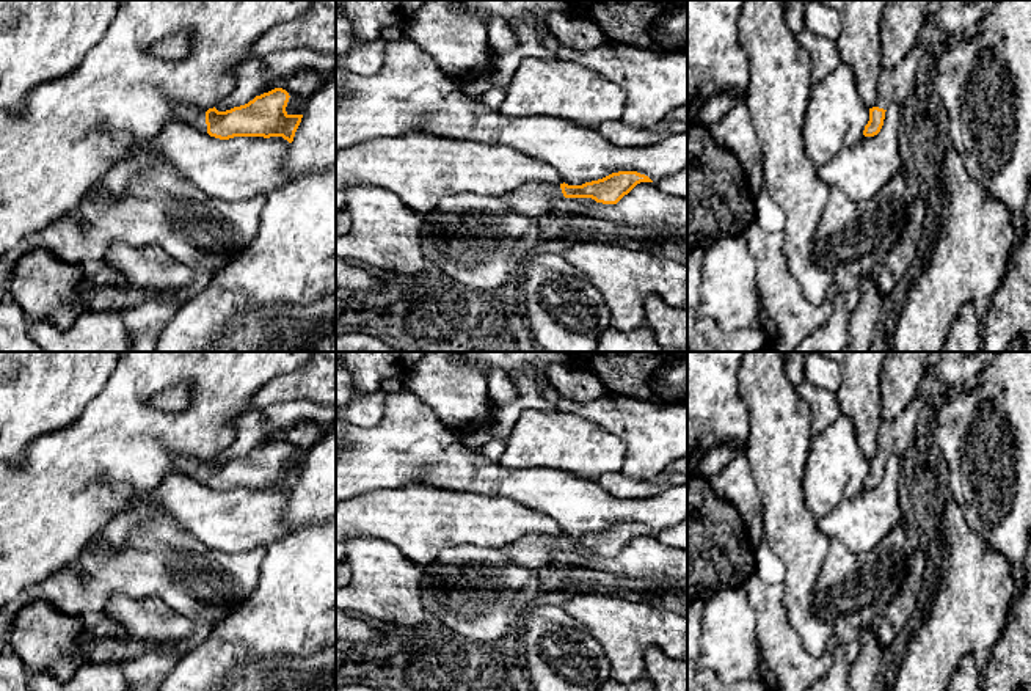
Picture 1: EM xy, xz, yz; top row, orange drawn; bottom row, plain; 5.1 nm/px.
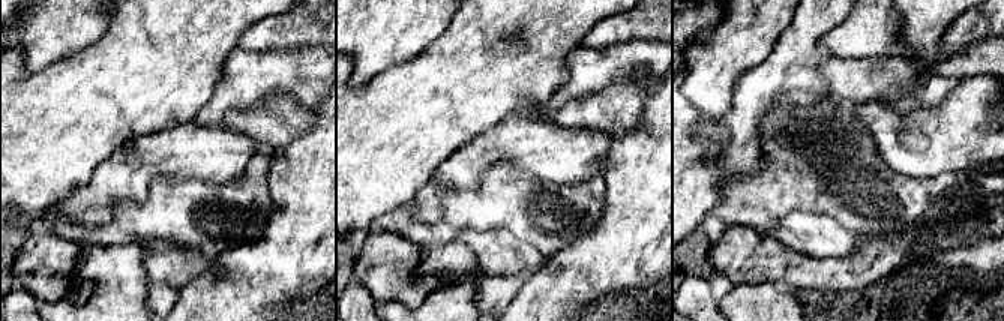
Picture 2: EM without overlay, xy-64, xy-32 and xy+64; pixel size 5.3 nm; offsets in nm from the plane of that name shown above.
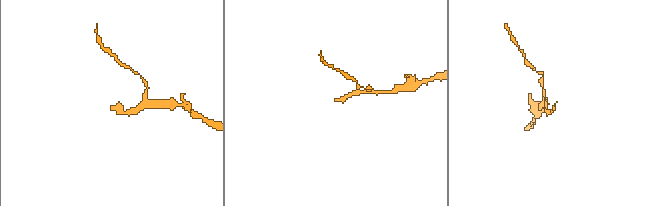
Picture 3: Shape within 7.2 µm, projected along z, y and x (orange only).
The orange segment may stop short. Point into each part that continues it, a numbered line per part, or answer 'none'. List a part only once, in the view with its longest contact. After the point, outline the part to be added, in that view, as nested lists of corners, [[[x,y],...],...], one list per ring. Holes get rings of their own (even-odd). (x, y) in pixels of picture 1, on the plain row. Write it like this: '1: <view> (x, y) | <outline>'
1: xz (532, 552) | [[[529,534],[505,547],[505,550],[512,564],[532,570],[554,567],[552,554],[556,551],[582,551],[585,554],[596,554],[592,550],[565,550],[560,537],[546,534]]]

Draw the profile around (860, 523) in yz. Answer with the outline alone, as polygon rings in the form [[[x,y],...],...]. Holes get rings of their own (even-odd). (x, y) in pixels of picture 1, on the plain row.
[[[890,457],[880,484],[844,499],[818,528],[827,539],[838,539],[854,553],[869,553],[898,526],[904,525],[899,503],[902,457]]]

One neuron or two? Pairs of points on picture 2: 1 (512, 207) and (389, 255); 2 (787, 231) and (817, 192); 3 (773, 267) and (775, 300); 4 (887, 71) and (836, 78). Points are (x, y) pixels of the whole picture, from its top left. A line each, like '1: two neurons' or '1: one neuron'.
1: two neurons
2: two neurons
3: two neurons
4: one neuron

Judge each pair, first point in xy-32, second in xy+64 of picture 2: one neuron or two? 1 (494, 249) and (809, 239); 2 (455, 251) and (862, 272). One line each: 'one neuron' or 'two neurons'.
1: one neuron
2: two neurons

